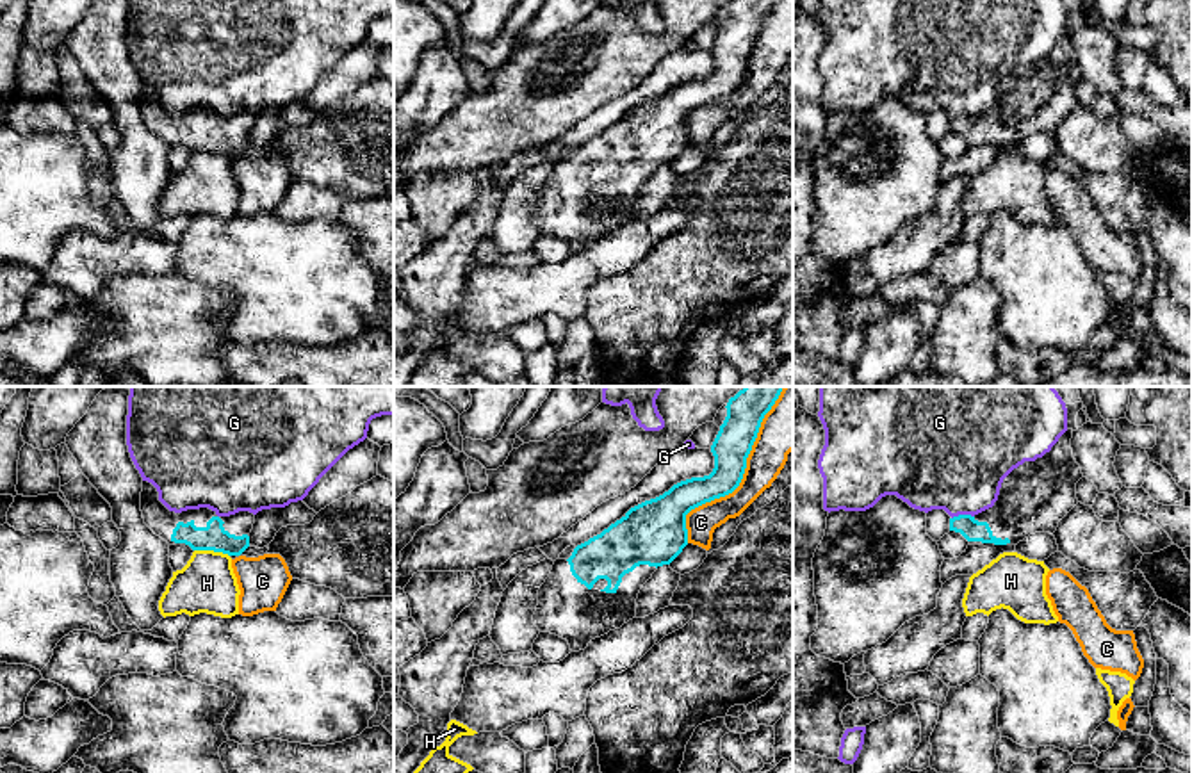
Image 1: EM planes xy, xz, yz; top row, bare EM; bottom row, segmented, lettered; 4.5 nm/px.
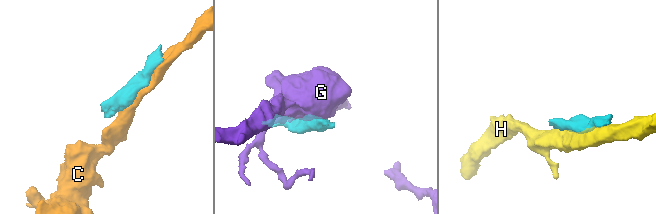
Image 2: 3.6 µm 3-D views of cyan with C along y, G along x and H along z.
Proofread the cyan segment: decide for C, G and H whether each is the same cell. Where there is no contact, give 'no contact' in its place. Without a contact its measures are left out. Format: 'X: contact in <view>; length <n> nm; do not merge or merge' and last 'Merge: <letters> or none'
C: contact in xz; length 750 nm; do not merge
G: contact in yz; length 110 nm; do not merge
H: contact in xy; length 160 nm; do not merge
Merge: none

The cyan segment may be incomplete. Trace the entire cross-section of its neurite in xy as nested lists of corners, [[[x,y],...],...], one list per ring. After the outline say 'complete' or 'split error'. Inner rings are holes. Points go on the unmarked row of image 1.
[[[143,82],[141,112],[144,125],[169,146],[182,144],[192,151],[214,151],[241,157],[249,148],[249,134],[255,116],[239,112],[217,118],[208,109],[169,112],[160,102],[157,89]]]; split error

